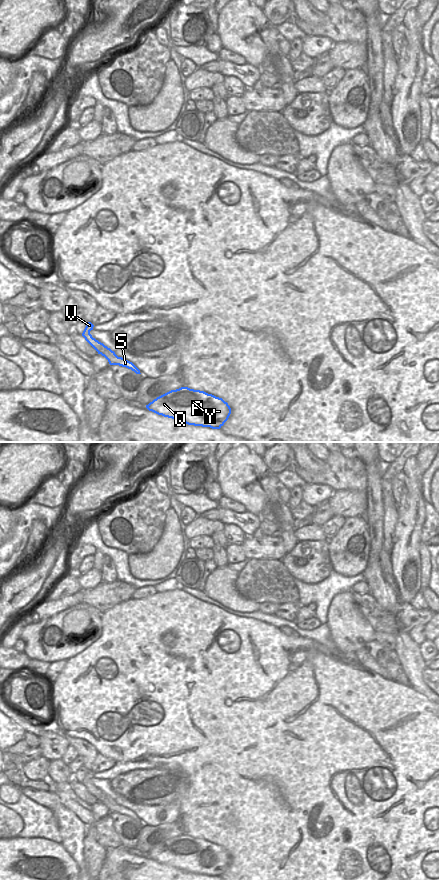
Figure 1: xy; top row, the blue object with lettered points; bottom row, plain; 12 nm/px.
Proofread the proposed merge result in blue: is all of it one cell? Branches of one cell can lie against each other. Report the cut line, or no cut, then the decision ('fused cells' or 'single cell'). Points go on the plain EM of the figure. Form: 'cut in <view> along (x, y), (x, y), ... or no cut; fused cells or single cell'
no cut; single cell

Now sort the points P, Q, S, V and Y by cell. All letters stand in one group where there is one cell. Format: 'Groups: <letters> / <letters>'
Groups: P Q S V Y.

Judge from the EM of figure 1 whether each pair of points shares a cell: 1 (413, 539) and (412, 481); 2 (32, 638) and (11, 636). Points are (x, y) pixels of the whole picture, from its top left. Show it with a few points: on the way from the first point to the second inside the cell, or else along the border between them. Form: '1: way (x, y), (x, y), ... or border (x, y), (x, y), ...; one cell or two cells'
1: way (413, 525), (413, 495); one cell
2: border (25, 626), (19, 638); two cells

